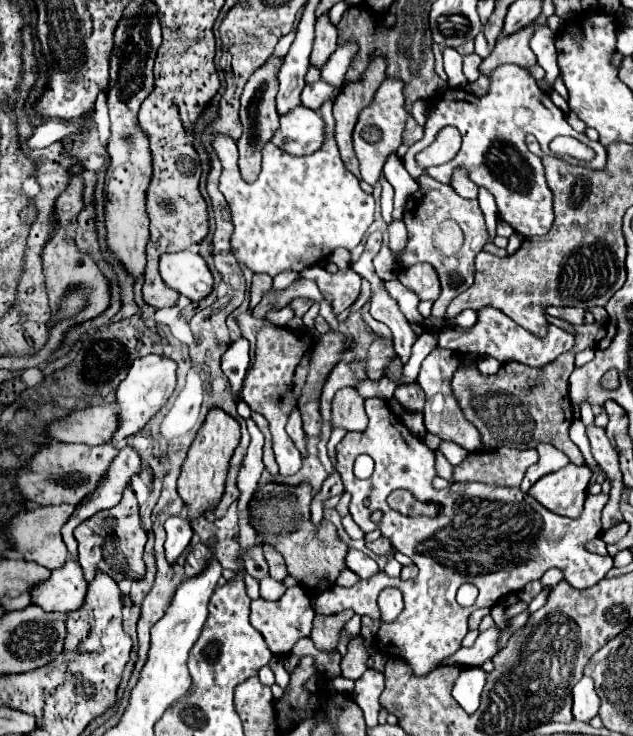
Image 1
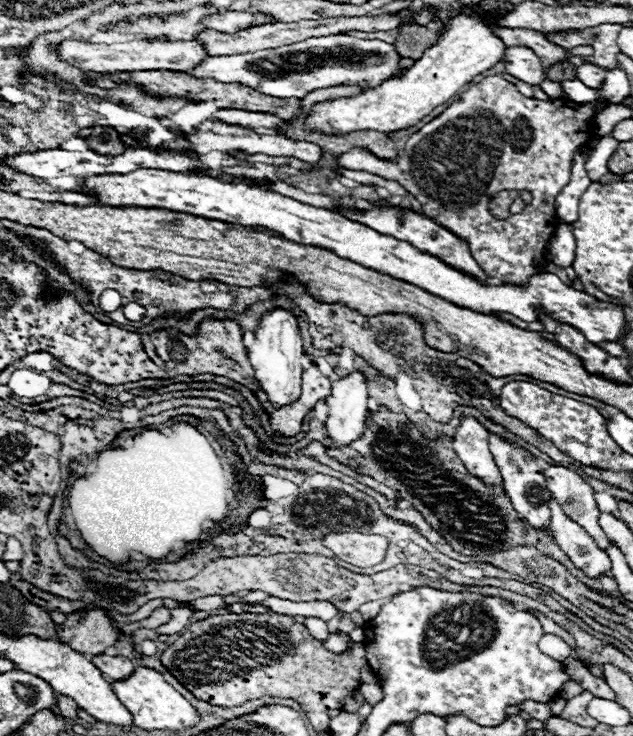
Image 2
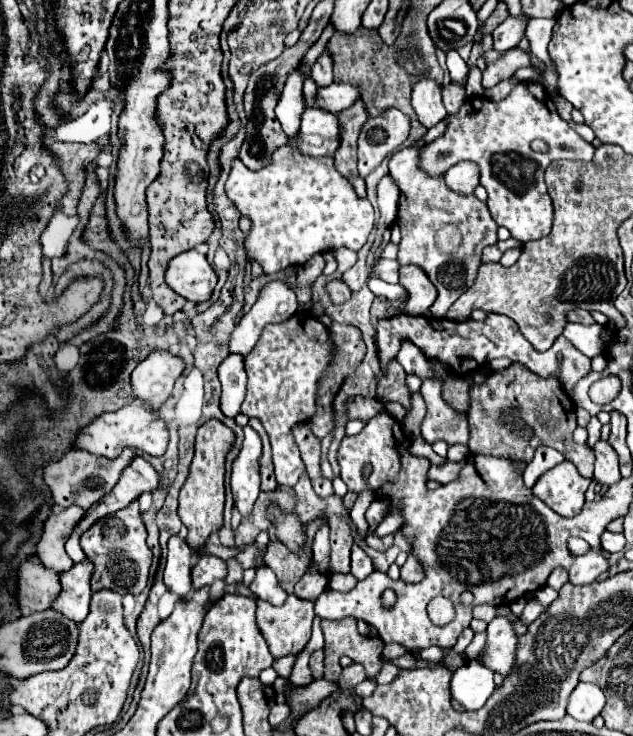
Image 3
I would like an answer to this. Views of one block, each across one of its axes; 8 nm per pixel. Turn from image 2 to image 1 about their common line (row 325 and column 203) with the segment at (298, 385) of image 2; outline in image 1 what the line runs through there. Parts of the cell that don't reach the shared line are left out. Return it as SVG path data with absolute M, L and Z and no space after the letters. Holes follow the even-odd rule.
M192 250L160 256L160 276L178 294L198 302L212 292L214 280L204 258Z

